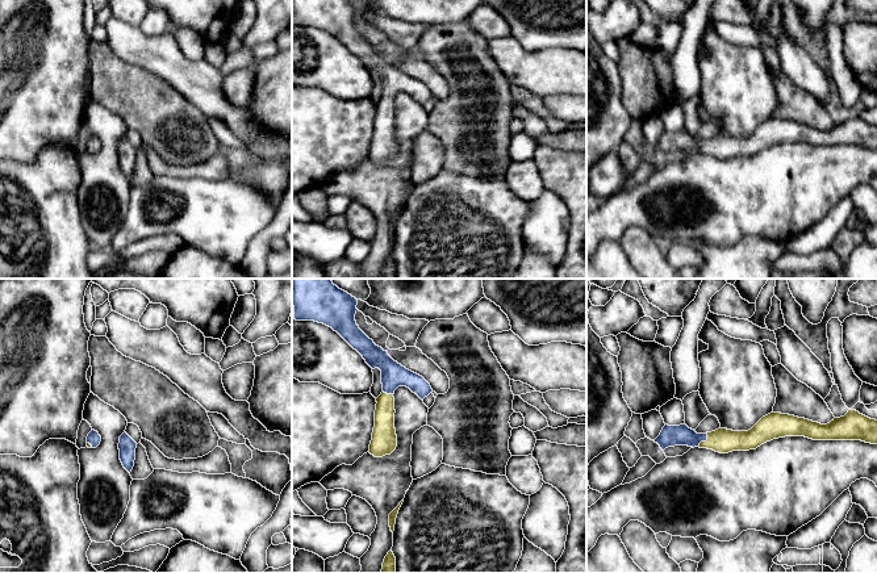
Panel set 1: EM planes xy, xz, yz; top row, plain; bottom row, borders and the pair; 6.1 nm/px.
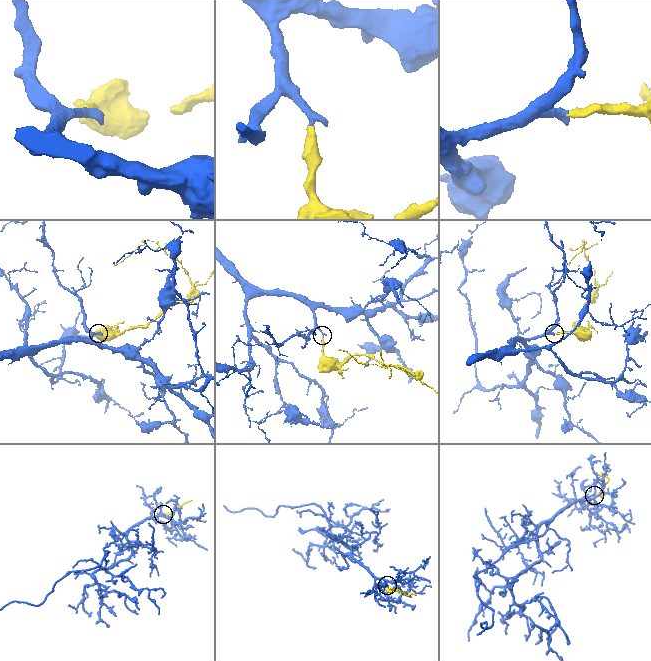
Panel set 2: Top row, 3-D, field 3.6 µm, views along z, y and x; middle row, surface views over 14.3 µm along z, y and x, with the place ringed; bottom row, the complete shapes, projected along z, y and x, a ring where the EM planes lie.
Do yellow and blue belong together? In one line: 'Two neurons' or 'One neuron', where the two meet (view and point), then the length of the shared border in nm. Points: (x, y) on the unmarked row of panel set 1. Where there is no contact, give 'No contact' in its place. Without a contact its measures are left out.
One neuron. Touches yellow at yz (706, 146). Shared border 110 nm

